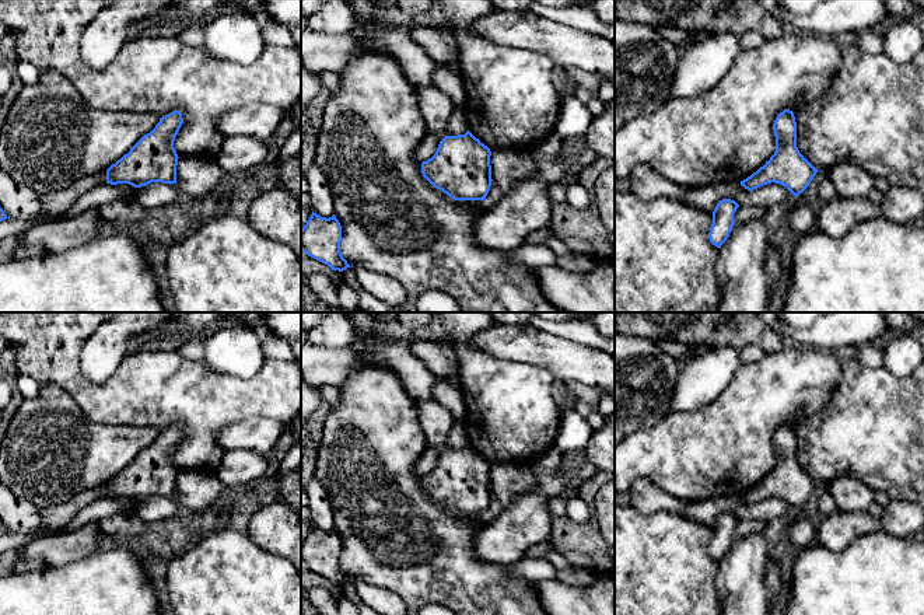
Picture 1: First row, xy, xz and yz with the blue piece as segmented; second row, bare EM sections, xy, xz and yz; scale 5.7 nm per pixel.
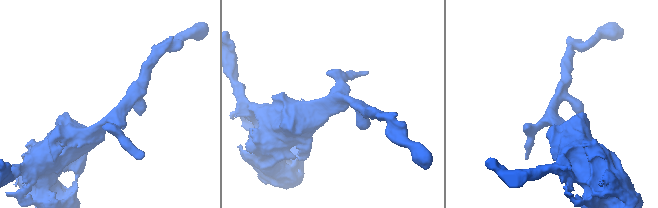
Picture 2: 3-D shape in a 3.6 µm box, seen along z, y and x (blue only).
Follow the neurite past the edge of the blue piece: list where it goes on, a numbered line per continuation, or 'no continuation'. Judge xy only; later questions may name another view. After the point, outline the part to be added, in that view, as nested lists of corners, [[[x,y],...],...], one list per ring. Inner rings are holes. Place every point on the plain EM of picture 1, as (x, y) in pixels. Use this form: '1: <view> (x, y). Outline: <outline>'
no continuation

